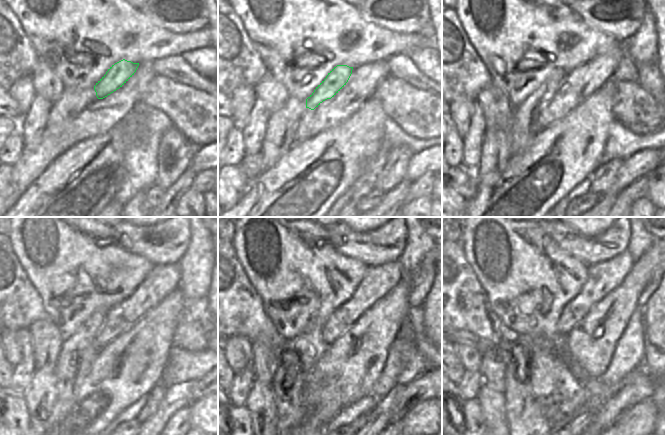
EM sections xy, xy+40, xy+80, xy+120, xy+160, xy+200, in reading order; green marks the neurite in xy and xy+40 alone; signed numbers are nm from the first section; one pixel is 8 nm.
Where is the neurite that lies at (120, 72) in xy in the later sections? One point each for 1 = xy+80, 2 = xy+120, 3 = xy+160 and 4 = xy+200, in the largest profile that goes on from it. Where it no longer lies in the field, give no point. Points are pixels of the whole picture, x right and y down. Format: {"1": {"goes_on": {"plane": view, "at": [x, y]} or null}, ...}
{"1": {"goes_on": {"plane": "xy+80", "at": [546, 91]}}, "2": {"goes_on": {"plane": "xy+120", "at": [66, 371]}}, "3": {"goes_on": {"plane": "xy+160", "at": [287, 380]}}, "4": {"goes_on": {"plane": "xy+200", "at": [525, 420]}}}

